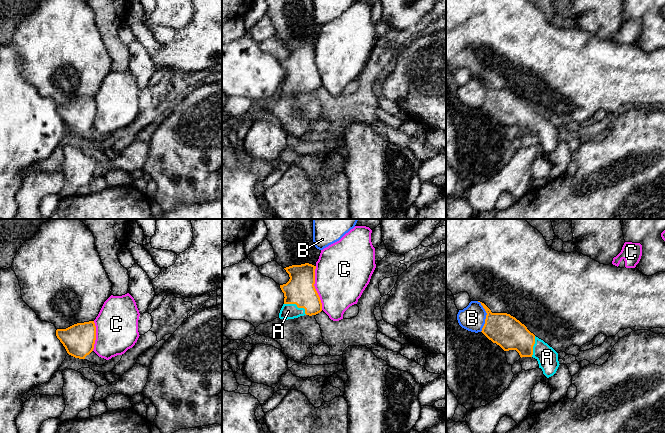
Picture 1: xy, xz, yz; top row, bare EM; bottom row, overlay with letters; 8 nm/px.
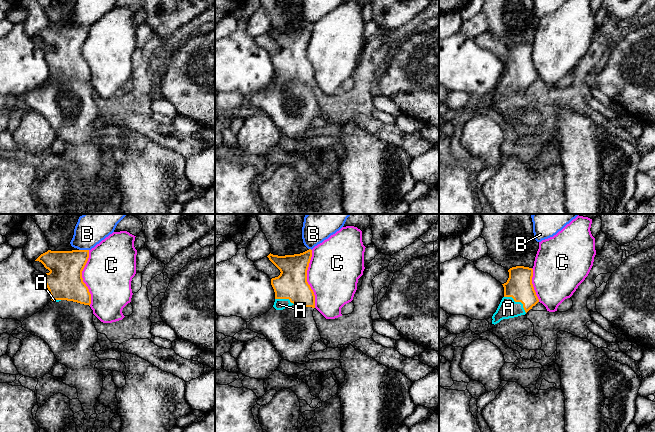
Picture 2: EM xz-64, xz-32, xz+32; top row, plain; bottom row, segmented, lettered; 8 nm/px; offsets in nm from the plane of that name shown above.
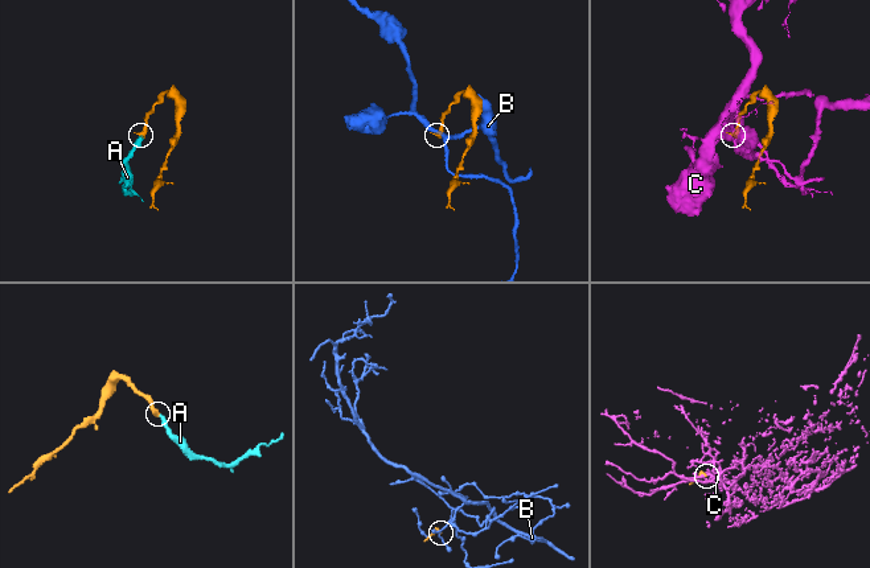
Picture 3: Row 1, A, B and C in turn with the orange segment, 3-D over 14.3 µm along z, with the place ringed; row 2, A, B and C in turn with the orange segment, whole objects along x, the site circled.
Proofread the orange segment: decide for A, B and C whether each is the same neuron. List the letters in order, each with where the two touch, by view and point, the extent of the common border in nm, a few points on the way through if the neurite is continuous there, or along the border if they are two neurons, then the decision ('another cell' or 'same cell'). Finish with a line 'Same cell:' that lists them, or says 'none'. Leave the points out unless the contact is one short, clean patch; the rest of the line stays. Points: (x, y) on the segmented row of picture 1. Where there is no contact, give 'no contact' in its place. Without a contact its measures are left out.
A: meets orange in xz at (297, 306); contact 200 nm long; runs through xz (300, 290), (300, 300), (297, 306), (288, 311); same cell
B: meets orange in yz at (486, 316); contact 260 nm long; another cell
C: meets orange in xz at (314, 288); contact 360 nm long; another cell
Same cell: A

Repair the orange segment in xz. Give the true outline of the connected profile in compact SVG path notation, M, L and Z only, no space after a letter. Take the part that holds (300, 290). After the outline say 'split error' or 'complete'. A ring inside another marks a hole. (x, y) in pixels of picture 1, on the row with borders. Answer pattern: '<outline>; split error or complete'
M305 263L284 269L290 279L286 284L280 285L285 298L279 318L288 320L320 313L322 303L314 286L316 266Z; split error

